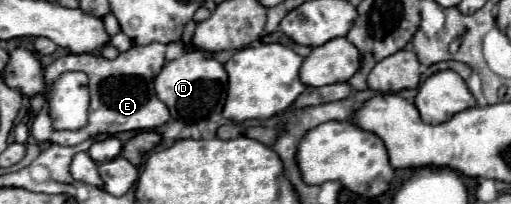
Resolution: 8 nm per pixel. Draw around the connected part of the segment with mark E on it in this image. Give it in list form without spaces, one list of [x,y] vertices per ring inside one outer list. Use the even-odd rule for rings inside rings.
[[[148,44],[148,46],[132,46],[128,52],[118,54],[114,60],[106,60],[96,54],[66,54],[52,62],[44,70],[46,90],[50,92],[52,84],[64,72],[84,72],[88,76],[90,90],[90,106],[88,106],[88,124],[80,130],[54,130],[54,120],[50,118],[48,104],[42,106],[34,124],[32,136],[38,142],[54,142],[60,146],[74,146],[84,142],[86,138],[94,138],[98,134],[118,134],[126,130],[154,130],[170,120],[170,112],[162,100],[158,100],[154,92],[154,78],[164,66],[164,44]]]

